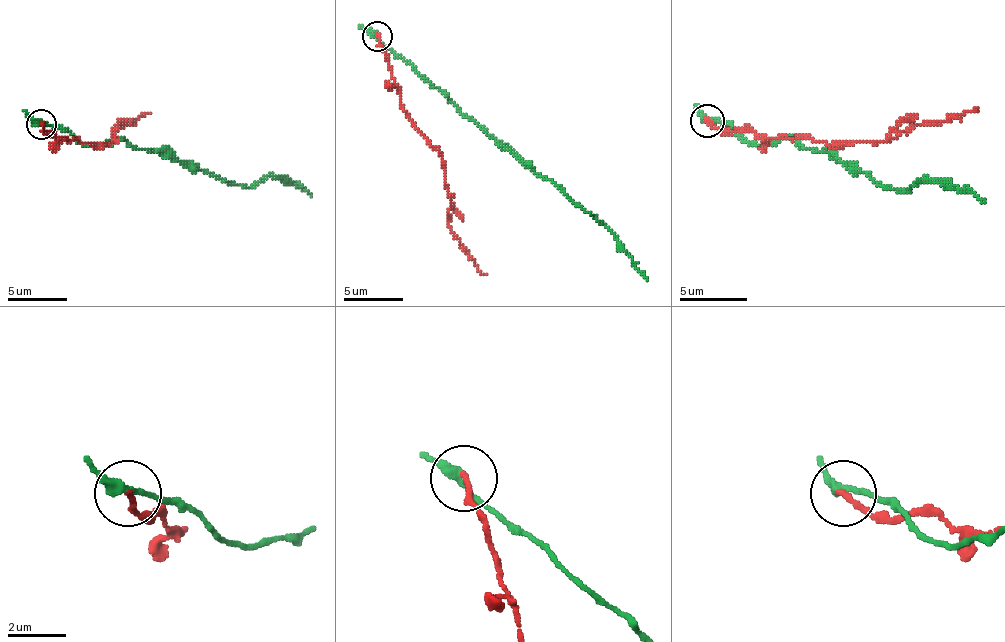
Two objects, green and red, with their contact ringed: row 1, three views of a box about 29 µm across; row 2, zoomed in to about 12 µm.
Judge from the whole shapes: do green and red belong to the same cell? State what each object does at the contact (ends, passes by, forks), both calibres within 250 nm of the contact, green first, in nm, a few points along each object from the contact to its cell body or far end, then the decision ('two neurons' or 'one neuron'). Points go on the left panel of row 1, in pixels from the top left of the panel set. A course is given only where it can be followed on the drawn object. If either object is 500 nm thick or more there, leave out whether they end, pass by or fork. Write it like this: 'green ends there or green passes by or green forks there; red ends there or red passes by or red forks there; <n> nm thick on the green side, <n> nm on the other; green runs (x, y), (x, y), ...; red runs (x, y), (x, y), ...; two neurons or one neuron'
green passes by; red ends there; 280 nm thick on the green side, 200 nm on the other; green runs (41, 122), (67, 128), (85, 146), (124, 140), (171, 152), (254, 187), (269, 176), (284, 176), (311, 196); red runs (41, 125), (49, 134), (64, 140), (103, 146), (115, 140), (112, 128), (127, 125), (150, 113); two neurons

